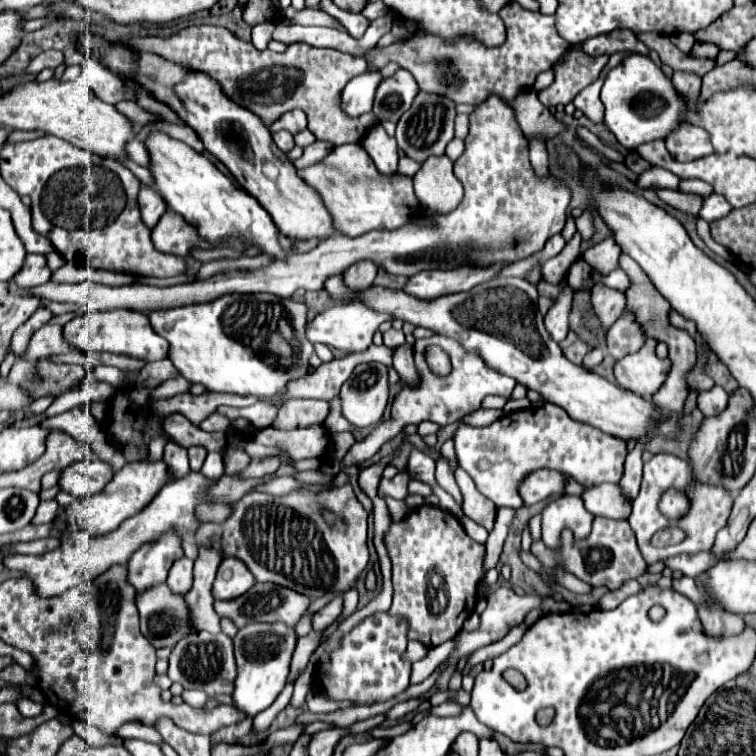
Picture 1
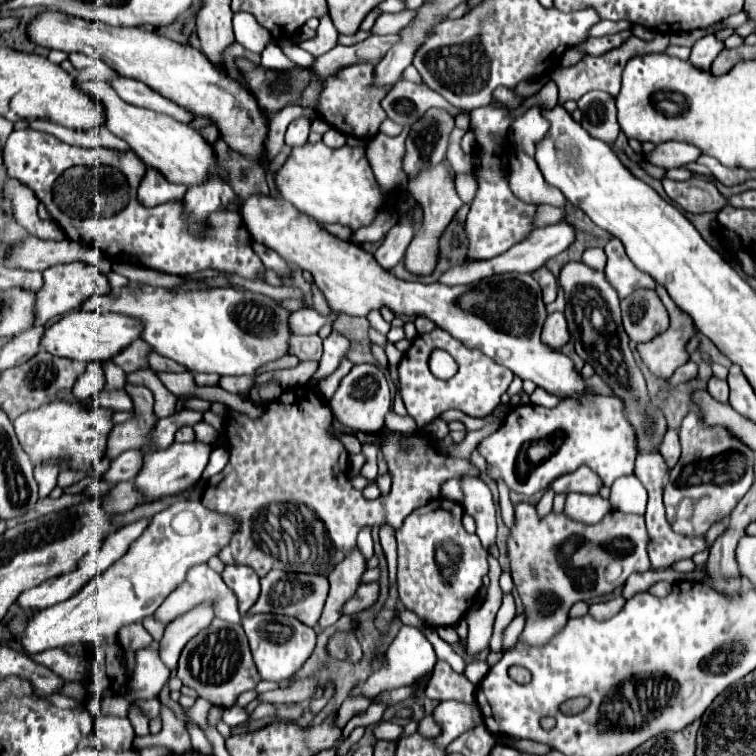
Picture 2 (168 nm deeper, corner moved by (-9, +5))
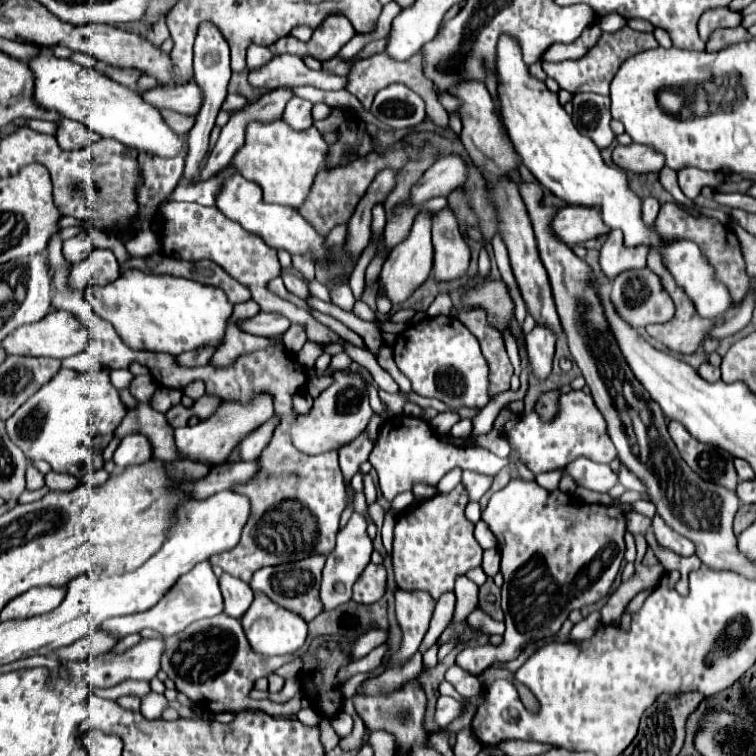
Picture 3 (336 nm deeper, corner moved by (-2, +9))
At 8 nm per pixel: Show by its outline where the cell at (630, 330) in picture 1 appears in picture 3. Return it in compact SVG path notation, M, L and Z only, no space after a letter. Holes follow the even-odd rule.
M647 266L641 270L627 270L617 274L611 282L611 302L615 304L619 316L625 318L635 328L643 328L655 322L669 322L675 314L673 300L663 288L661 278L655 272L651 272Z

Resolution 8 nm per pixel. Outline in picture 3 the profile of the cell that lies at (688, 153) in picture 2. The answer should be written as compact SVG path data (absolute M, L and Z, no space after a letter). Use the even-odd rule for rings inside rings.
M641 144L615 146L611 158L617 168L631 170L637 174L659 172L663 168L663 156L659 156L657 152L651 152L651 148L641 146Z

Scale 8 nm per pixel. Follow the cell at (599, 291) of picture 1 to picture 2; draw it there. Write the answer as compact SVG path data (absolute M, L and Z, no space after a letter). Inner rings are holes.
M610 238L610 242L604 246L604 252L608 256L606 270L604 270L606 280L610 282L610 286L618 292L622 300L630 296L632 292L636 292L638 288L650 288L650 290L656 288L654 280L630 262L618 238Z

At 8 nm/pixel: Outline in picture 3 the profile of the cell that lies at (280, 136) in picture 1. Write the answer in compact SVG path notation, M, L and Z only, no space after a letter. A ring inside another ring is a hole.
M291 98L283 112L283 120L287 120L287 124L291 124L291 128L295 130L305 130L313 124L311 108L313 108L311 102L301 100L301 98Z

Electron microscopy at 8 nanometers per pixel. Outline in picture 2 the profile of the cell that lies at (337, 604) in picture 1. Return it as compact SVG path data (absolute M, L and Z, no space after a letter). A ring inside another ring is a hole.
M370 582L370 584L362 584L358 588L358 594L352 596L350 600L344 602L342 606L342 614L356 614L356 612L362 612L366 608L370 608L378 598L378 582Z

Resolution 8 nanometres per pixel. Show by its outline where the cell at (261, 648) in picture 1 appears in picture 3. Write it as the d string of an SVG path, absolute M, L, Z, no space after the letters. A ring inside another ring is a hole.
M255 592L255 600L241 618L243 630L251 642L251 648L259 654L267 656L279 656L279 654L289 654L289 652L299 652L301 646L307 640L307 622L293 610L281 608L273 600L269 600L263 592Z

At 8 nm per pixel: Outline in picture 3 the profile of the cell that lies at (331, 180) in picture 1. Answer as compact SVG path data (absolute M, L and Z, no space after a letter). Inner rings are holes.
M283 120L273 122L251 122L245 130L245 144L233 156L231 164L235 170L259 184L265 190L265 200L275 204L285 204L291 208L299 208L313 184L315 174L325 168L327 162L327 142L319 134L315 126L307 130L291 130L291 126Z

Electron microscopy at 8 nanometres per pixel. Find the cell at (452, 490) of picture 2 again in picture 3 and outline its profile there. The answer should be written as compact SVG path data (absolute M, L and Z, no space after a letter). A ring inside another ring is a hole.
M463 470L463 480L461 480L461 484L467 488L471 500L479 500L479 498L491 488L493 478L495 478L495 476L485 476L485 474L479 474L479 472Z

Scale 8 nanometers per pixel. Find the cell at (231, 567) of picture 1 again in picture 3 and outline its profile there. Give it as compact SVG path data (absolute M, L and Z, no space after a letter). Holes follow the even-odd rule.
M223 574L219 578L219 586L223 594L223 606L225 606L223 612L231 618L241 618L253 602L253 590L249 588L249 584L245 584L243 580L231 574Z

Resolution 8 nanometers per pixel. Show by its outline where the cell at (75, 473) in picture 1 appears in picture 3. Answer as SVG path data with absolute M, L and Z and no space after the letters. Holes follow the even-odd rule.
M141 434L125 436L125 440L119 444L113 456L119 468L131 466L131 464L143 464L149 458L151 458L151 442L147 440L147 436L141 436Z

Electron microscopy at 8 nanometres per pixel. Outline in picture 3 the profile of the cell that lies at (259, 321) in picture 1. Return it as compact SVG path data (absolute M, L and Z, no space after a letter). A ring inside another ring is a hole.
M137 268L125 270L111 284L87 286L85 298L95 316L107 320L129 348L167 352L173 356L207 344L219 346L233 312L233 304L215 286L169 274L145 274Z

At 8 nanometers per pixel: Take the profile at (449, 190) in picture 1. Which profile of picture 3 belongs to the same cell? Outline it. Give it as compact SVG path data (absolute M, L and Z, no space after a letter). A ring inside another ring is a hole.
M419 212L419 216L413 222L413 228L409 236L393 248L389 258L385 260L381 274L379 274L379 284L383 288L383 294L391 300L391 304L403 304L405 300L411 298L411 294L427 280L433 268L433 244L431 244L431 220L429 212Z

